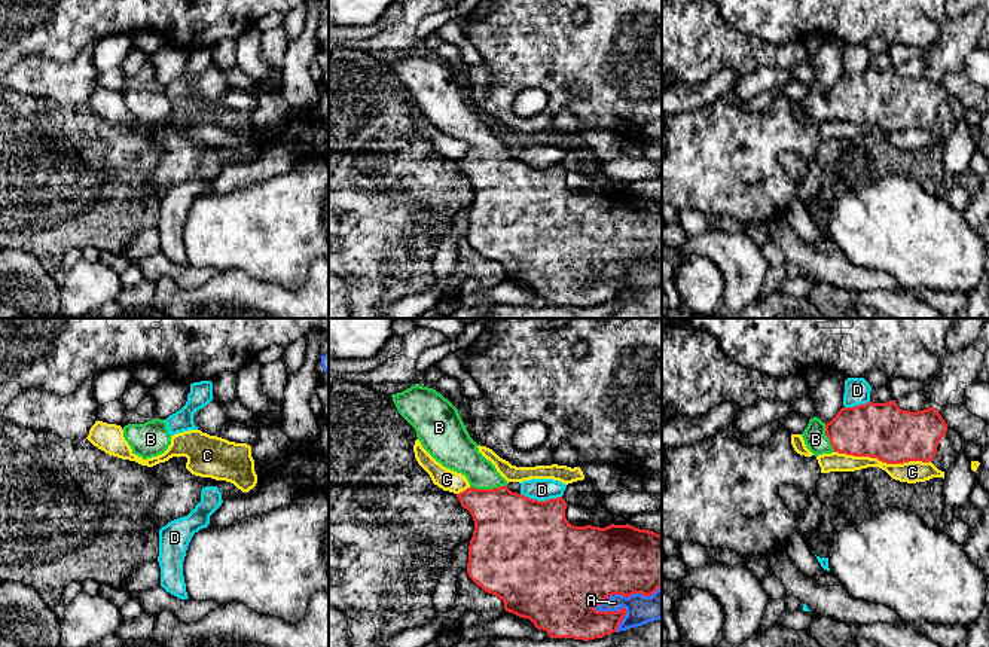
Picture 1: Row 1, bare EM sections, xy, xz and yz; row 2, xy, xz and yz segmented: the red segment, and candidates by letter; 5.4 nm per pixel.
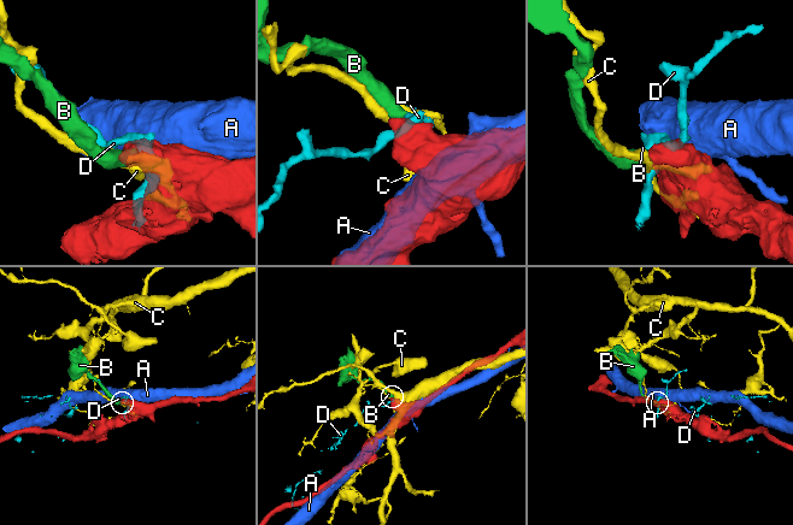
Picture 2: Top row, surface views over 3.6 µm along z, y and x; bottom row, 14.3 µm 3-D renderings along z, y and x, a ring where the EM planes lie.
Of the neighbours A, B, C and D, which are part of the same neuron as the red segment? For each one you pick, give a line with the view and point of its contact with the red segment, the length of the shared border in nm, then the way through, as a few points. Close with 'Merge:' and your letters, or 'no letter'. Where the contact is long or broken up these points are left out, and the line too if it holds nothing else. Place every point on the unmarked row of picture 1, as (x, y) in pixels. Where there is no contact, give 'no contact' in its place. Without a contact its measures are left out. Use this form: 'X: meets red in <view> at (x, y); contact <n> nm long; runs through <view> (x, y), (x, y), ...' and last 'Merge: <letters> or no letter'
B: meets red in xz at (488, 156); contact 200 nm long; runs through xz (510, 197), (488, 167), (488, 156), (484, 145), (460, 121)
Merge: B

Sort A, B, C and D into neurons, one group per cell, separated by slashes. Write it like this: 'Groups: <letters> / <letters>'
Groups: A / B / C / D

